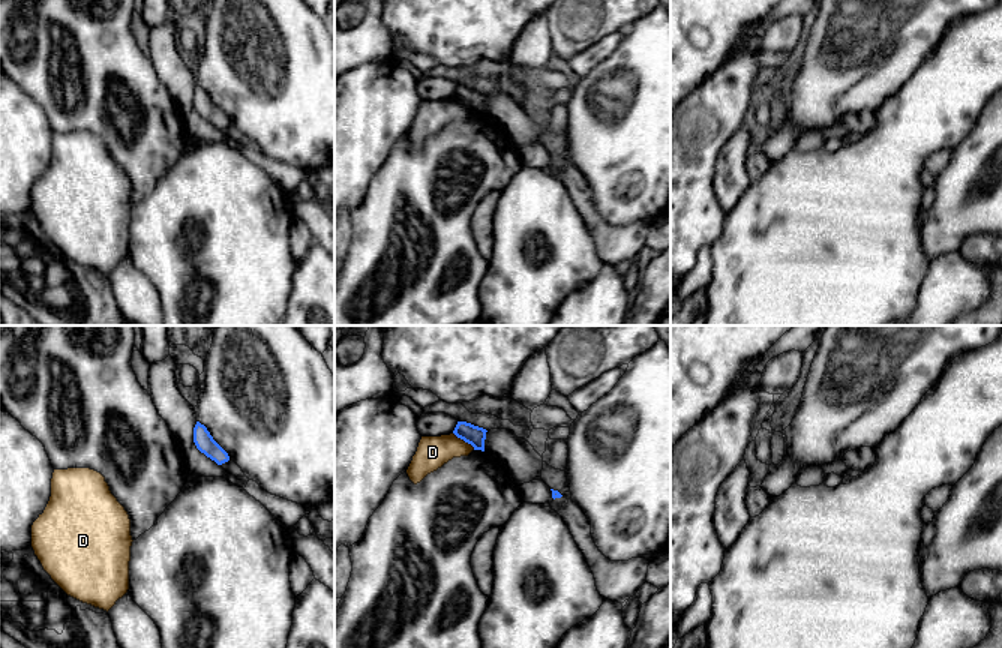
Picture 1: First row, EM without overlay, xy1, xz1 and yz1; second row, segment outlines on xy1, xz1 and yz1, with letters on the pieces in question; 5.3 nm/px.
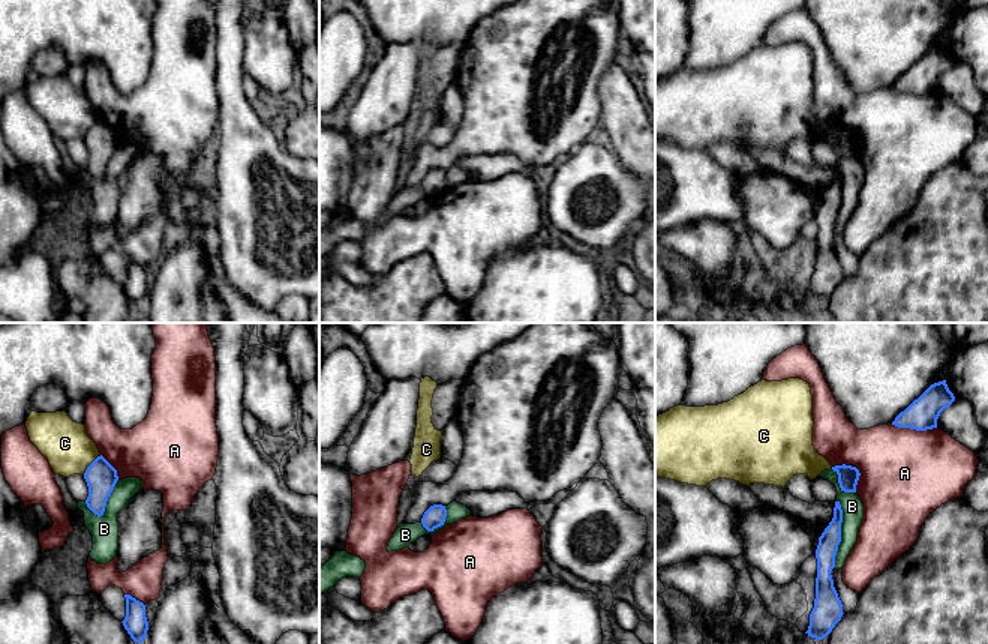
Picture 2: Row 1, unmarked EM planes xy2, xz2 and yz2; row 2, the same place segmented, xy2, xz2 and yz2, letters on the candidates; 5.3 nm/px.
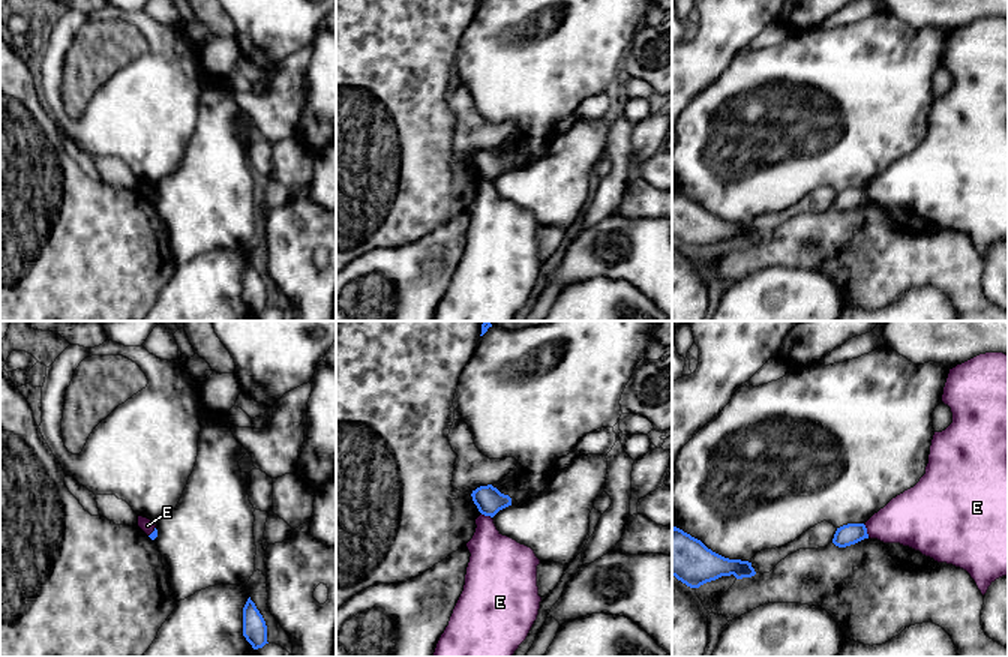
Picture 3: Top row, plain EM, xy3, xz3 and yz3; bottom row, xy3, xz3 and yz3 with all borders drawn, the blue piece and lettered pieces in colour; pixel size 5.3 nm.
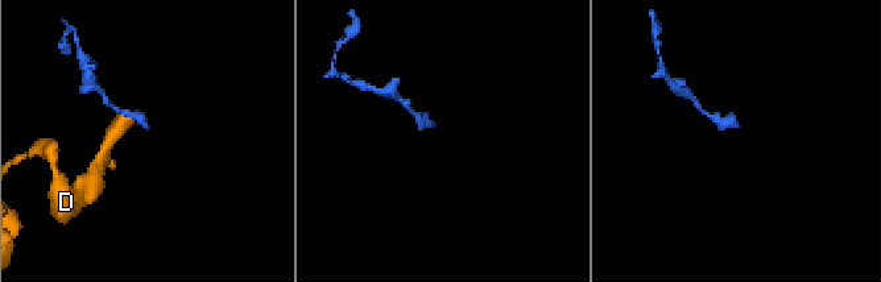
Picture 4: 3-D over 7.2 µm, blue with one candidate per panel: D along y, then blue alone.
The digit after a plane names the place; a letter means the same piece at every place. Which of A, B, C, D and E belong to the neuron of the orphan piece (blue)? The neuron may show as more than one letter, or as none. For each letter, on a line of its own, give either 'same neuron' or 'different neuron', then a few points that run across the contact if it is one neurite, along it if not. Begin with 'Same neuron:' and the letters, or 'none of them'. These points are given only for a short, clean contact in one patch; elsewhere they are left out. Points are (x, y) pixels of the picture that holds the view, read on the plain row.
Same neuron: none of them
A: different neuron
B: different neuron
C: different neuron
D: different neuron | xz1 (453, 96), (474, 113)
E: different neuron | yz3 (863, 188), (869, 200)

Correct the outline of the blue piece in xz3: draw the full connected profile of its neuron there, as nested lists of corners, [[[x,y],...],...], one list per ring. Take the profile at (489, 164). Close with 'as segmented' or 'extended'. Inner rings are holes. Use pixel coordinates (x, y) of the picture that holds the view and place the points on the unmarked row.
[[[492,148],[480,150],[471,158],[478,176],[484,180],[494,182],[500,174],[512,170],[512,162],[501,158]]]; as segmented

